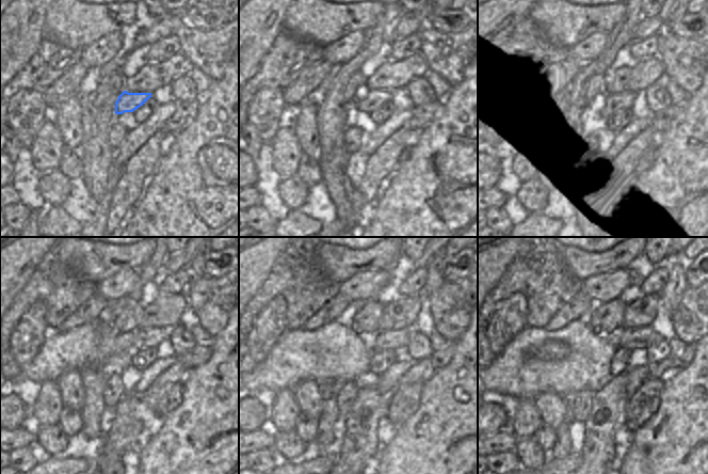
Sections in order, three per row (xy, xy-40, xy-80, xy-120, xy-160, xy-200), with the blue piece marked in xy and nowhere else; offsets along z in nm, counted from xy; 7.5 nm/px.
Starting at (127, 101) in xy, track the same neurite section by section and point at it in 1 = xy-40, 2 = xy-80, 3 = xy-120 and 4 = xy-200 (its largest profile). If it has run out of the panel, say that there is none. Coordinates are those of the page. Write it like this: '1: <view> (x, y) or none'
1: xy-40 (369, 101)
2: xy-80 (614, 101)
3: xy-120 (153, 336)
4: xy-200 (630, 338)

